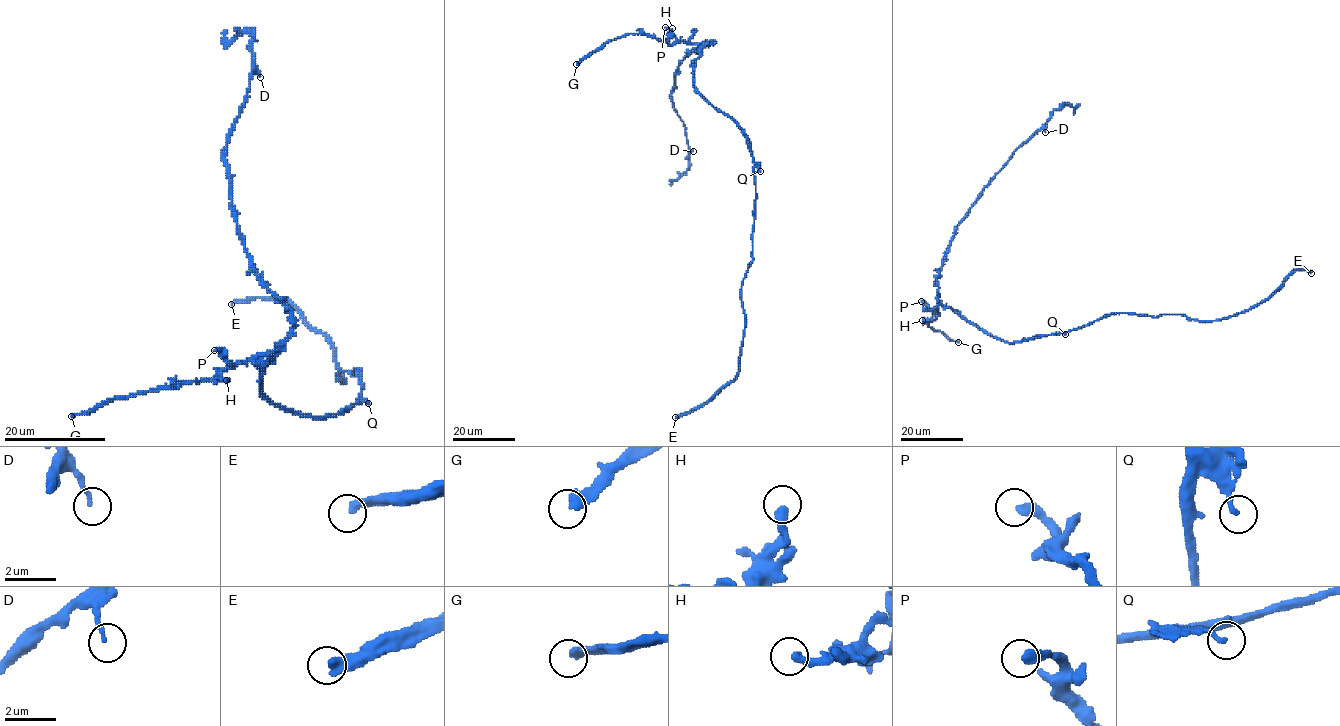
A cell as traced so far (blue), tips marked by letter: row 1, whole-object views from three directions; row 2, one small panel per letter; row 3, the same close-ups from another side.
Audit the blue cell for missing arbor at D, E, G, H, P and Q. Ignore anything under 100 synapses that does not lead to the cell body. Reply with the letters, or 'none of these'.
E, G

